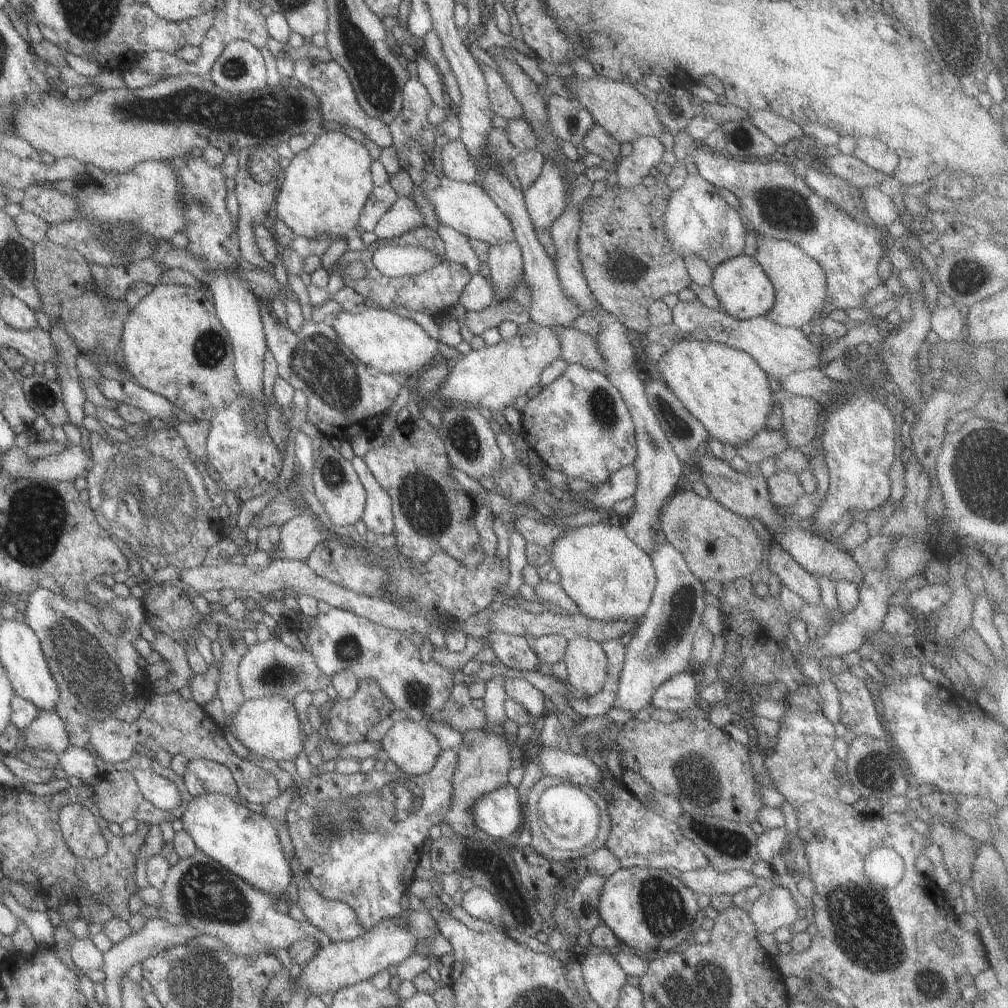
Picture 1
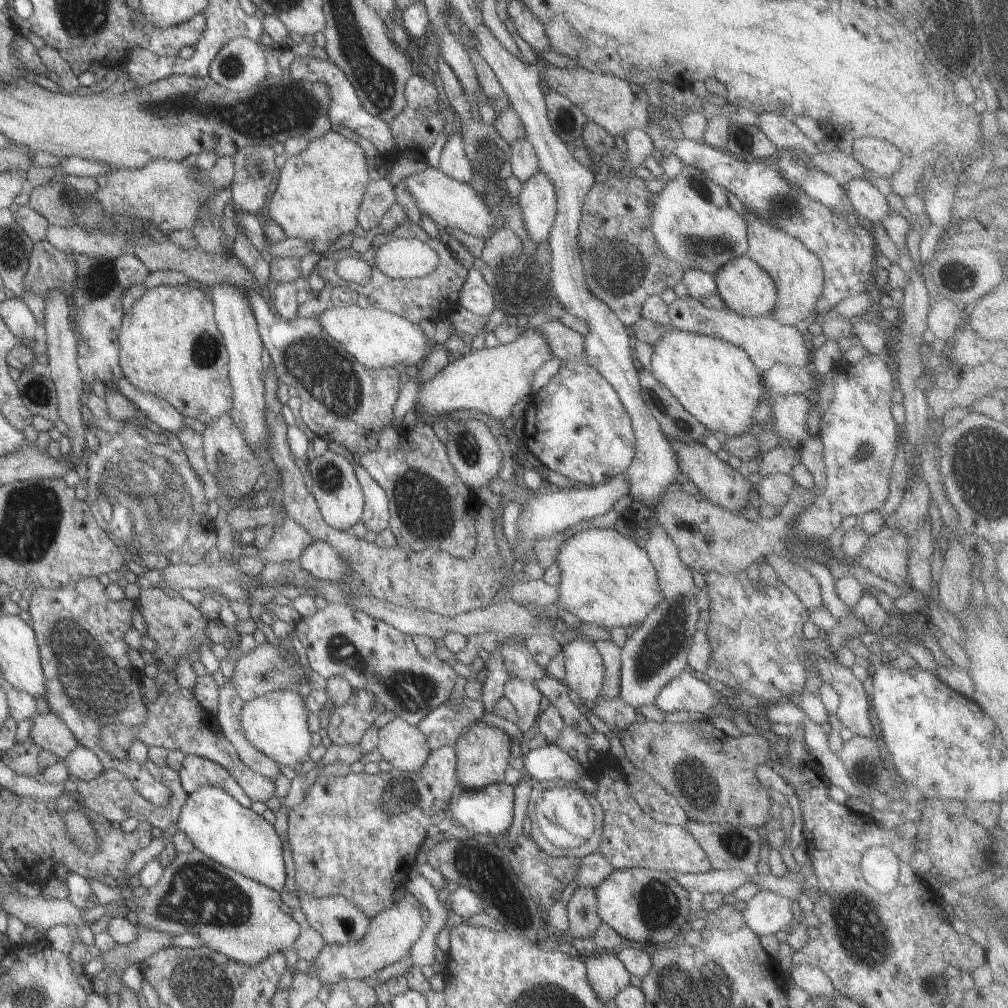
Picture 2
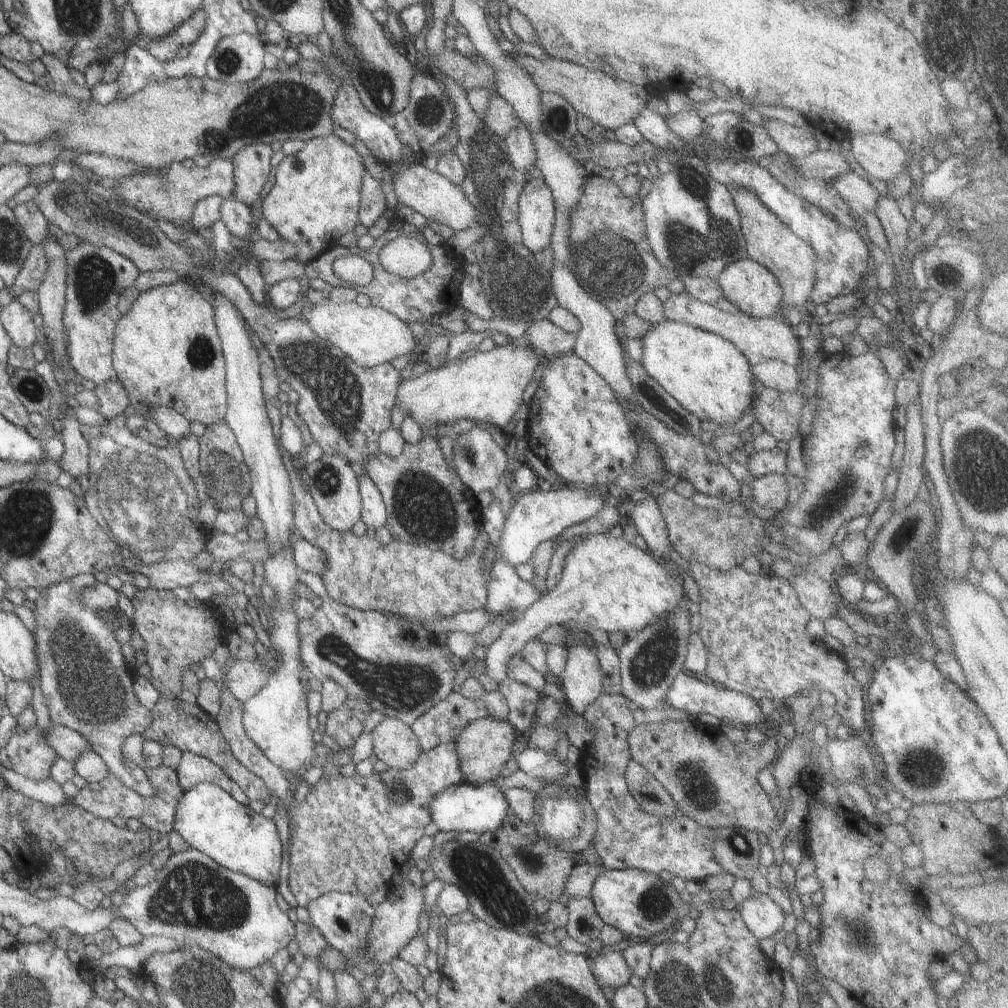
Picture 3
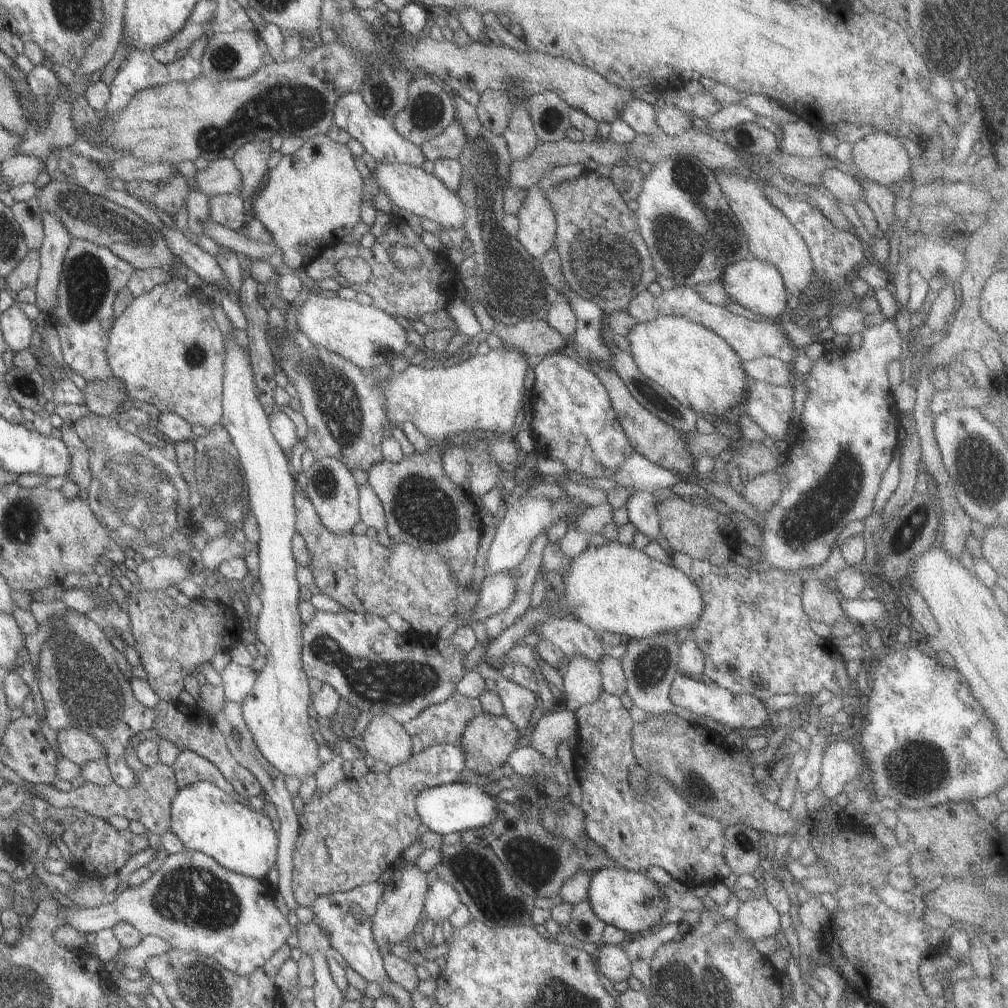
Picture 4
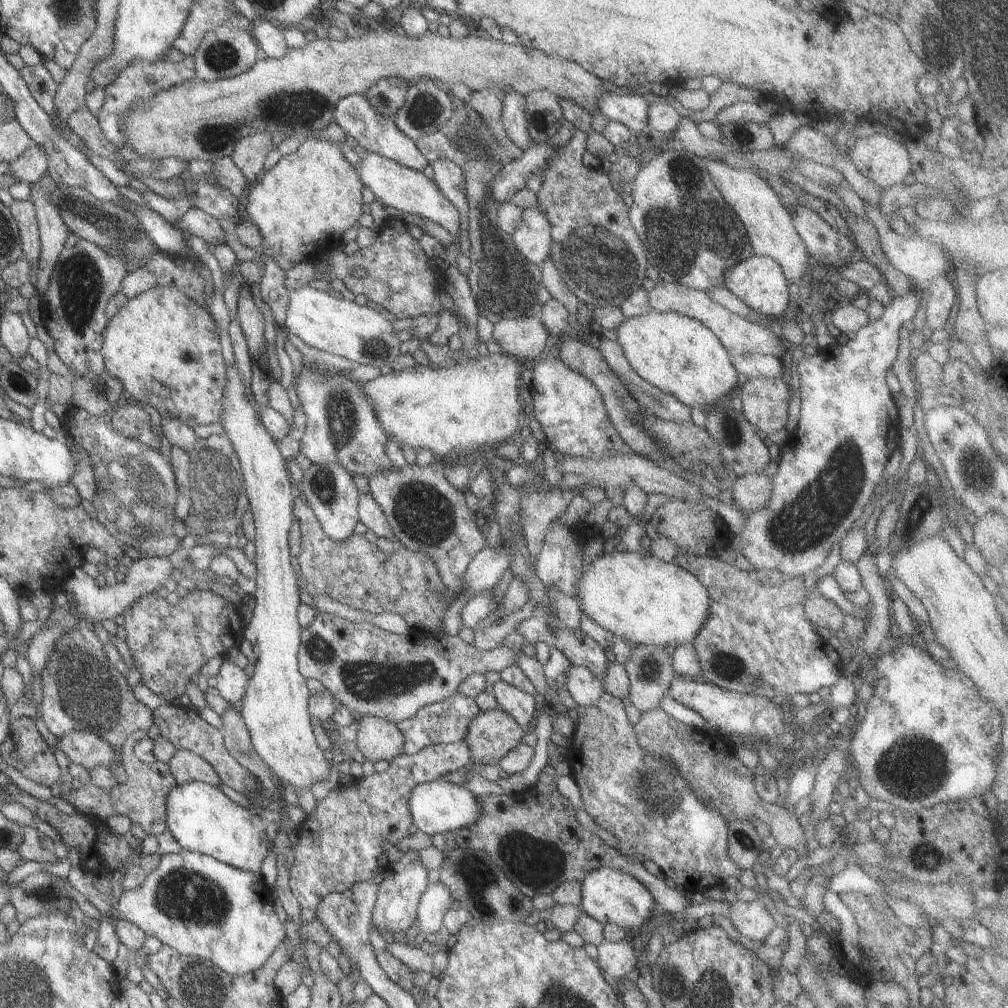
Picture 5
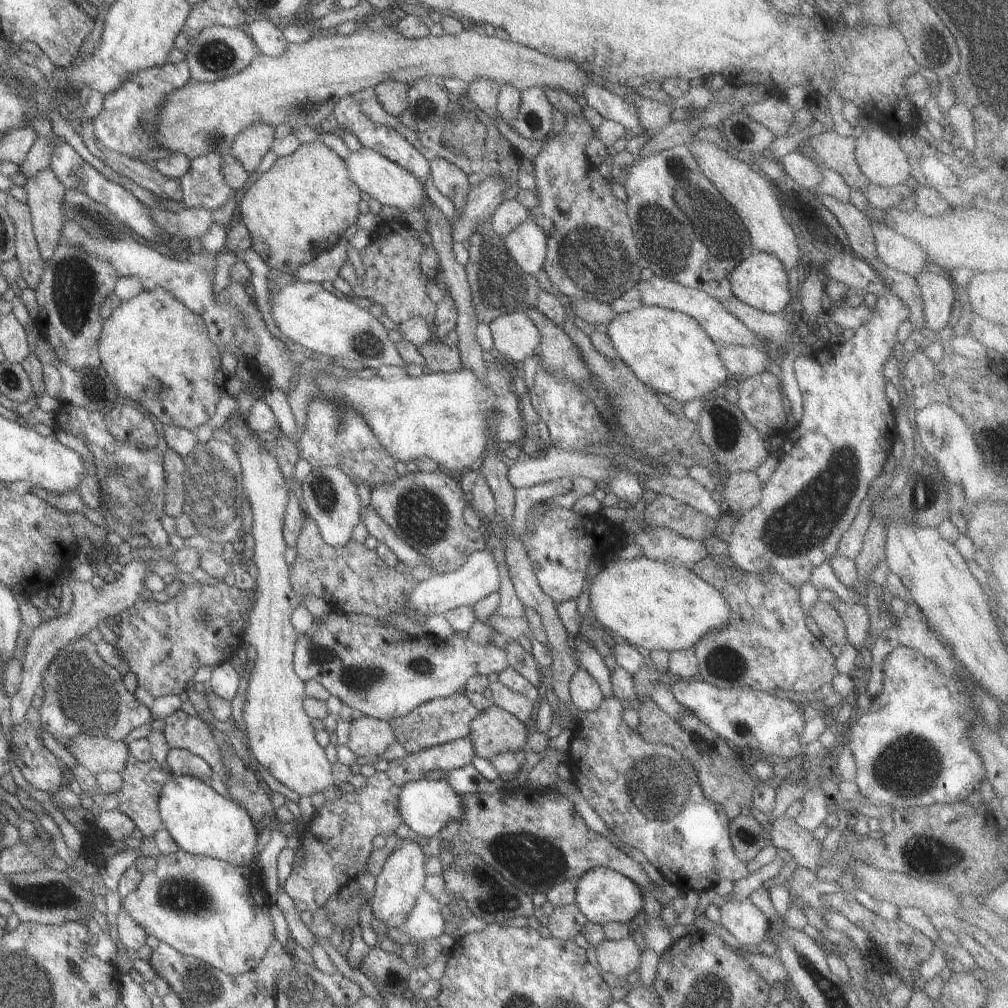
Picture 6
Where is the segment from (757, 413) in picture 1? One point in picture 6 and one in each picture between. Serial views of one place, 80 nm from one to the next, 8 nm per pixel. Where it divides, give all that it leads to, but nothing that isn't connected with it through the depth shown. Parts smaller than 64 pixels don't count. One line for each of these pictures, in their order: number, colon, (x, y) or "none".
2: (715, 382)
3: (708, 376)
4: (696, 367)
5: (676, 354)
6: (666, 350)

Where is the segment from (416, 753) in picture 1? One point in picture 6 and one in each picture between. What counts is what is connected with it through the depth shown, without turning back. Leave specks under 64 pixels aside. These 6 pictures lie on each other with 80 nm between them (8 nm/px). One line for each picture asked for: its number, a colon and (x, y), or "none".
2: (400, 744)
3: (394, 743)
4: (384, 739)
5: (377, 739)
6: (367, 736)

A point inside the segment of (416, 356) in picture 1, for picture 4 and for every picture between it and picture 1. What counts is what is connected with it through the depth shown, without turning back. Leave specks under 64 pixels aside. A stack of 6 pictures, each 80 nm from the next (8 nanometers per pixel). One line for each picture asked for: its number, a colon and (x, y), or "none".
2: (376, 338)
3: (369, 336)
4: (366, 336)

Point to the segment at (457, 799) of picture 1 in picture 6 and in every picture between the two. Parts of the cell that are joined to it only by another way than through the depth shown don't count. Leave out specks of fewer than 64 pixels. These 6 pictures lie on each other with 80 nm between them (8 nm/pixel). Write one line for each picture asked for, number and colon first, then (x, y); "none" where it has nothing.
2: (482, 754)
3: (483, 746)
4: (487, 740)
5: (491, 734)
6: (493, 730)

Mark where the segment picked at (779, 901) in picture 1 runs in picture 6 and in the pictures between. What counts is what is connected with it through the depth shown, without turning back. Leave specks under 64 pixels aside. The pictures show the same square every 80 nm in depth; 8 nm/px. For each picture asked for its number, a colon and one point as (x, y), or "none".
2: (765, 913)
3: (762, 917)
4: (757, 919)
5: (752, 921)
6: (740, 918)

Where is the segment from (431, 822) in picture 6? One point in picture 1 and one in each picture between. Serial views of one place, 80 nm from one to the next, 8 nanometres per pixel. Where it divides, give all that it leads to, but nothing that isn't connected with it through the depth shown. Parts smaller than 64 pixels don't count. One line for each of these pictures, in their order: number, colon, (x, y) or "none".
1: (498, 813)
2: (488, 810)
3: (463, 807)
4: (451, 807)
5: (436, 806)

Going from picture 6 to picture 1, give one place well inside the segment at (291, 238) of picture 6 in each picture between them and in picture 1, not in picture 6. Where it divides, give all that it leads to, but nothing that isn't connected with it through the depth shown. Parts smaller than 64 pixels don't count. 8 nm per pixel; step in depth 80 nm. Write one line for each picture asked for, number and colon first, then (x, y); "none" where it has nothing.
1: (322, 190)
2: (317, 192)
3: (312, 198)
4: (309, 200)
5: (301, 206)

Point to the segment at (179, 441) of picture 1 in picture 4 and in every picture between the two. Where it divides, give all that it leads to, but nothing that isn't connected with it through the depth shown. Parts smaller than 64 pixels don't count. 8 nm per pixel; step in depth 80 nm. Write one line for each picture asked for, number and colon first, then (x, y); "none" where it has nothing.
2: (145, 495)
3: (142, 496)
4: (136, 491)

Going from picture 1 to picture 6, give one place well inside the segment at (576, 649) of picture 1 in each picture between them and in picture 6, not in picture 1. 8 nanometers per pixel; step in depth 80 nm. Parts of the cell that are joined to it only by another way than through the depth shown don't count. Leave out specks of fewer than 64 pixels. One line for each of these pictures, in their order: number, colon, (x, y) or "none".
2: (583, 671)
3: (581, 678)
4: (581, 684)
5: (584, 688)
6: (584, 694)

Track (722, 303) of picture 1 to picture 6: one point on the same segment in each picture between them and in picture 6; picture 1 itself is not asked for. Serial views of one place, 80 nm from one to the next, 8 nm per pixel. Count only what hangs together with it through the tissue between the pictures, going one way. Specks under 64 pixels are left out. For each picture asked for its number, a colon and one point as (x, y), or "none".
2: (747, 290)
3: (752, 288)
4: (753, 284)
5: (758, 282)
6: (759, 280)

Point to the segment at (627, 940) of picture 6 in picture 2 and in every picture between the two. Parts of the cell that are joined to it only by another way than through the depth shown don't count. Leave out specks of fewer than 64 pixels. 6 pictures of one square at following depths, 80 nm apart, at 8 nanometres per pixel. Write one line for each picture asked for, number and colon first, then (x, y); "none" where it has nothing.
2: (606, 975)
3: (609, 969)
4: (611, 962)
5: (615, 959)

